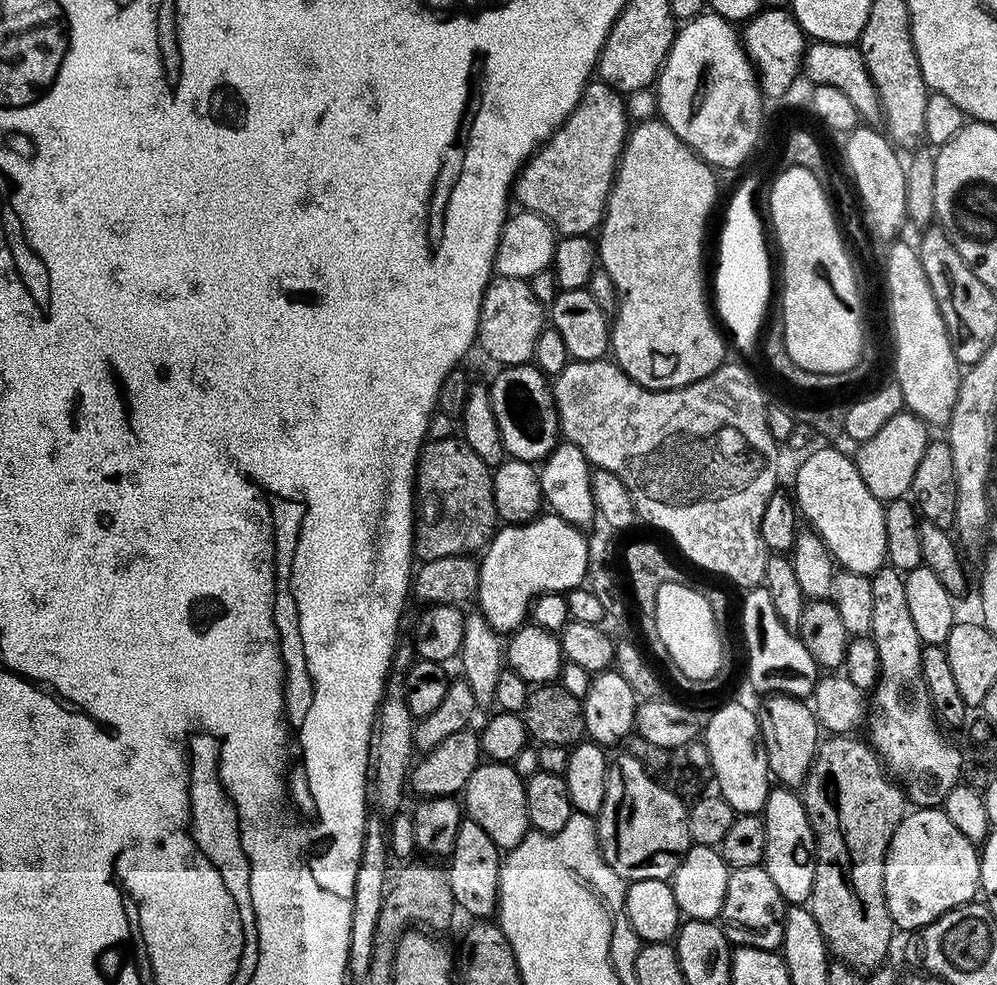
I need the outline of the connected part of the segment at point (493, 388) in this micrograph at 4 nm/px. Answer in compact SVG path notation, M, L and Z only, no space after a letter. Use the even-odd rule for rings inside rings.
M532 362L509 364L497 372L490 383L491 404L505 453L513 460L543 462L562 436L549 377Z

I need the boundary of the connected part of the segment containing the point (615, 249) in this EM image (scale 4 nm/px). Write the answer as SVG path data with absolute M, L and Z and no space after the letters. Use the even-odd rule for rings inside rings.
M659 118L639 121L628 133L628 140L624 143L624 153L620 155L620 166L616 170L616 180L612 183L612 189L608 195L604 219L601 220L598 229L598 237L600 236L600 240L598 239L598 260L610 274L616 287L616 296L620 299L614 323L610 328L611 355L614 357L614 363L630 379L641 384L643 388L657 390L684 388L696 380L706 378L715 368L725 363L724 340L726 344L726 336L718 327L717 317L710 307L709 293L708 296L704 293L704 231L708 228L708 219L711 218L712 207L716 204L715 175L717 173L713 166L702 159L689 144L682 142L682 138L678 138L678 134L674 134L674 130L670 130L670 126L666 126L664 121Z

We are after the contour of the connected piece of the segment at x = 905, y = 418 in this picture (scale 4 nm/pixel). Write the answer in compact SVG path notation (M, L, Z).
M903 411L894 414L874 438L863 441L854 452L856 469L862 474L862 482L882 502L891 502L909 495L914 478L914 470L918 470L918 462L922 462L922 454L926 454L926 446L930 439L929 425L919 420L913 412Z

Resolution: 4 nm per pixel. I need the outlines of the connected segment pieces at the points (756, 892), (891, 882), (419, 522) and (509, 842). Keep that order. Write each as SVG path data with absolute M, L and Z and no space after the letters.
M763 864L742 866L729 871L726 898L718 917L720 929L726 934L729 944L767 952L783 949L785 911L786 902L782 894L778 894L778 886L774 886Z
M917 807L912 811L905 815L898 830L894 830L894 838L890 838L884 871L884 893L886 894L886 906L890 910L890 918L897 929L923 930L926 925L933 924L942 914L963 904L973 903L977 899L981 891L981 853L977 845L972 844L970 838L966 838L966 834L959 832L954 827L954 822L950 822L950 818L946 818L943 807Z
M429 439L425 443L420 450L420 459L416 461L414 485L414 552L417 557L433 560L443 556L467 556L487 549L488 541L496 535L498 527L492 473L493 469L484 463L482 456L463 439Z
M482 762L470 774L470 782L466 782L462 793L462 804L466 809L467 819L478 822L486 834L490 834L490 842L494 842L501 850L517 848L524 841L530 831L528 815L526 814L526 790L524 789L525 777L519 776L508 762Z

